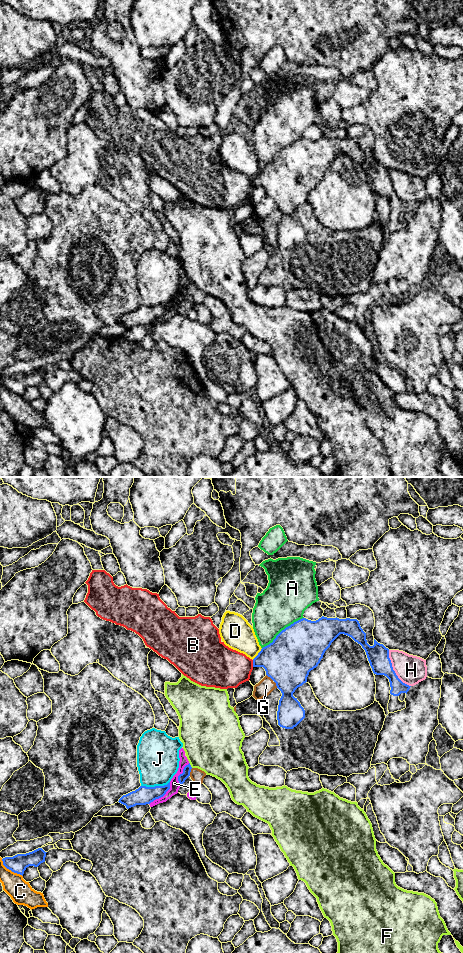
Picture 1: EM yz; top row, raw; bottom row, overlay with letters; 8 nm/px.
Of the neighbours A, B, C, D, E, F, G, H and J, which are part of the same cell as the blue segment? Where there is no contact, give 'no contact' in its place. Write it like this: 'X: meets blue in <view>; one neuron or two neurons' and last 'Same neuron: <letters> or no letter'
A: meets blue in yz; two neurons
B: meets blue in yz; two neurons
C: meets blue in yz; two neurons
D: meets blue in yz; two neurons
E: meets blue in yz; two neurons
F: meets blue in yz; two neurons
G: meets blue in yz; two neurons
H: meets blue in yz; two neurons
J: meets blue in yz; two neurons
Same neuron: no letter

